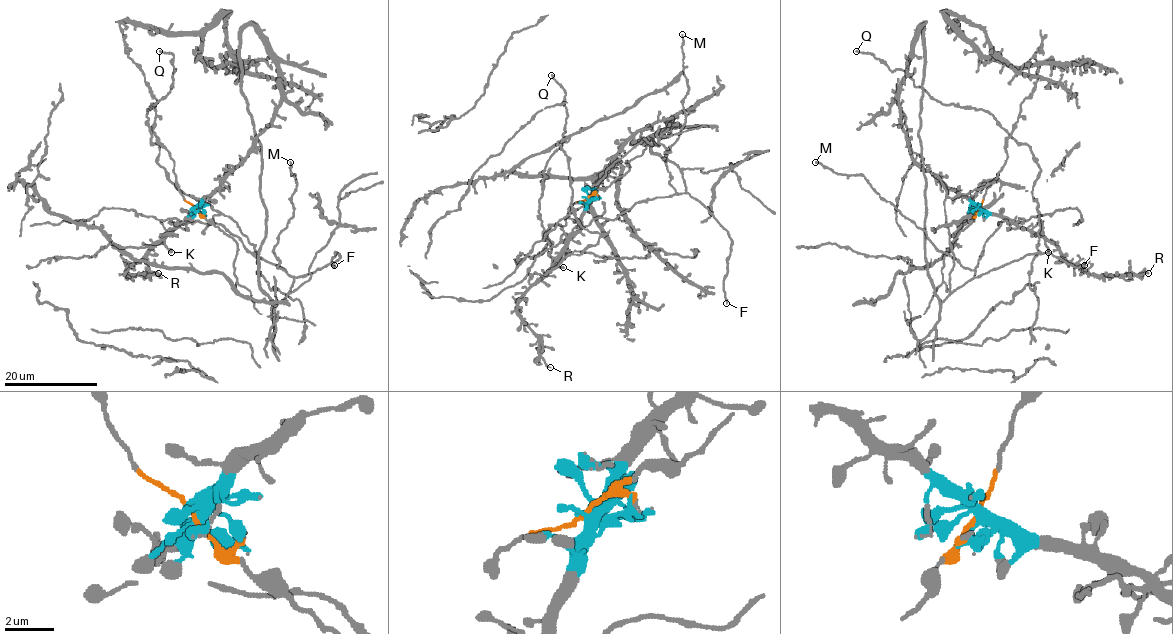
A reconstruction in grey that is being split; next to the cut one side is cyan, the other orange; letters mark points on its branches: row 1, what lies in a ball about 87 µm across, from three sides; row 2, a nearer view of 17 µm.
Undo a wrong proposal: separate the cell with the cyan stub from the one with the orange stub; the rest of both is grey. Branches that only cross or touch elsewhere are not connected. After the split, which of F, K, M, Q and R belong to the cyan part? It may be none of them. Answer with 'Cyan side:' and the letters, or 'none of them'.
Cyan side: F, K, M, R

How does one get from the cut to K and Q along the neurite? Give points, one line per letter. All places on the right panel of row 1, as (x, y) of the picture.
K: (979, 208), (1006, 216), (1018, 226), (1031, 230), (1044, 239), (1048, 252)
Q: (979, 208), (1006, 159), (1011, 134), (982, 109), (942, 104), (907, 73), (856, 50)

